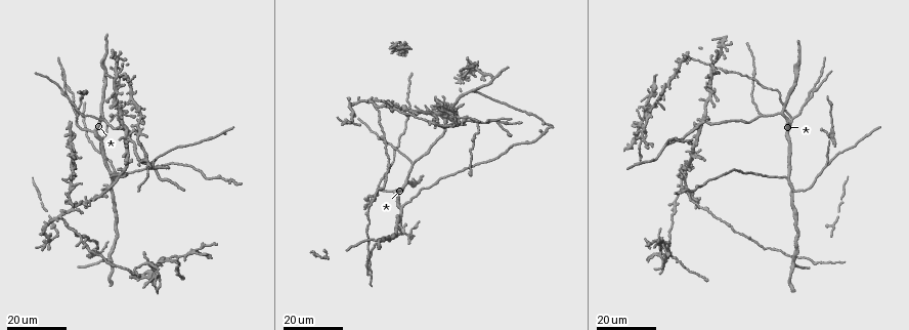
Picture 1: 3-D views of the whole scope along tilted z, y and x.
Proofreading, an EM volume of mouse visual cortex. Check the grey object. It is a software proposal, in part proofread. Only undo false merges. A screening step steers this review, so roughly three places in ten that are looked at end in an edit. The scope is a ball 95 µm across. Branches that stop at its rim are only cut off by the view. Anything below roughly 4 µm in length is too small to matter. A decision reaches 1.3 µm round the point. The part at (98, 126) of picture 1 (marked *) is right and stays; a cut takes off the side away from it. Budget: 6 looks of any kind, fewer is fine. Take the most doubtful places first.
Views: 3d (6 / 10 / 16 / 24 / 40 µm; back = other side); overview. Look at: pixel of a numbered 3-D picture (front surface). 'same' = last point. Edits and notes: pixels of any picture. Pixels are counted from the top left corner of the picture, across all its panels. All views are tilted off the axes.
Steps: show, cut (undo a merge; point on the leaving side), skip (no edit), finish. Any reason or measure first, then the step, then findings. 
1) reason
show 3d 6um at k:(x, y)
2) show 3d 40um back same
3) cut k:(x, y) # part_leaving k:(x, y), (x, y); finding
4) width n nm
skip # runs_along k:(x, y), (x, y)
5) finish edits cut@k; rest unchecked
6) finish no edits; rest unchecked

side arm on a straight run
show 3d 24um at 1:(807, 102)

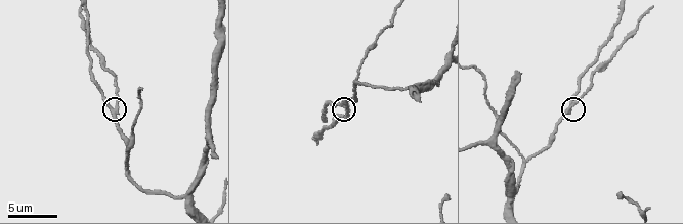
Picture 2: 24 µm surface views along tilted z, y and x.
show 3d 10um at 2:(113, 109)

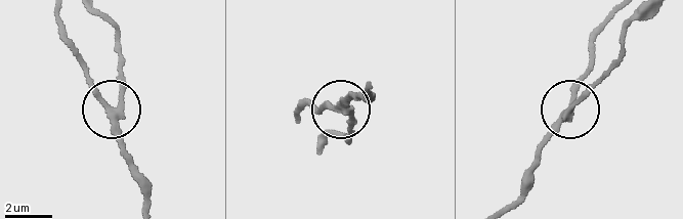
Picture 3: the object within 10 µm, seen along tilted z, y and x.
arms 3
cut 3:(124, 78) # part_leaving 3:(119, 108), (122, 53), (99, 14); a second cell is stuck on

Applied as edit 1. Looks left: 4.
show 3d 16um at 1:(369, 102)

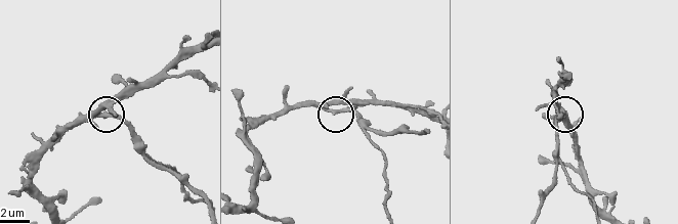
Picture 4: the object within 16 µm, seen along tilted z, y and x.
show 3d 10um at 4:(110, 115)

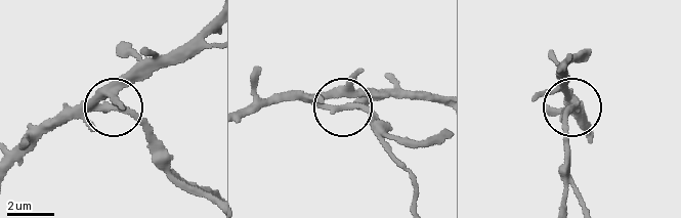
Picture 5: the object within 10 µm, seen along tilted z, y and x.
cut 5:(350, 105) # a second cell is stuck on

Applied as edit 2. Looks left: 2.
finish edits cut@3, cut@5; rest unchecked

